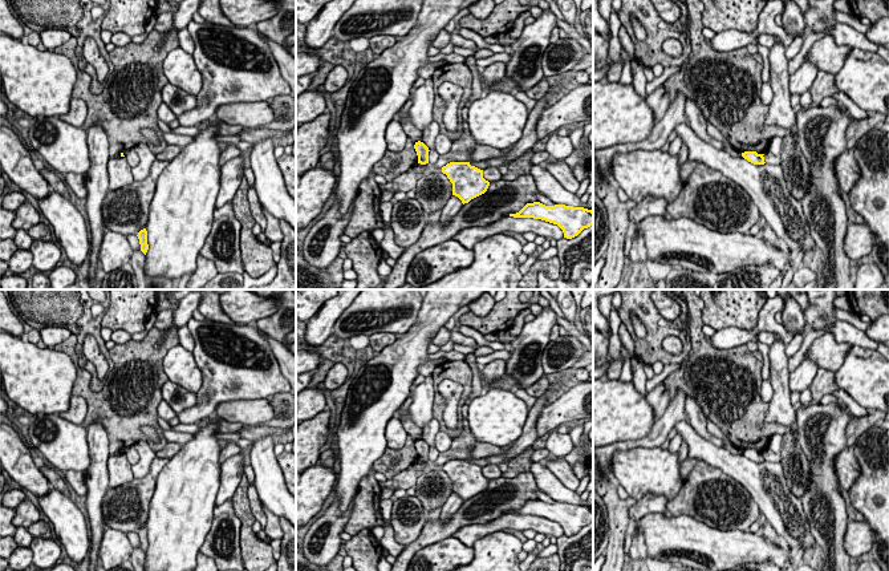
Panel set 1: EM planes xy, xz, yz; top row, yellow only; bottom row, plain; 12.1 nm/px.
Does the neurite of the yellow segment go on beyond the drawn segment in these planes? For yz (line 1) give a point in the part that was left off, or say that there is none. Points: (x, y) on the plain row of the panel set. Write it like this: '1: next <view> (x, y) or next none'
1: next none

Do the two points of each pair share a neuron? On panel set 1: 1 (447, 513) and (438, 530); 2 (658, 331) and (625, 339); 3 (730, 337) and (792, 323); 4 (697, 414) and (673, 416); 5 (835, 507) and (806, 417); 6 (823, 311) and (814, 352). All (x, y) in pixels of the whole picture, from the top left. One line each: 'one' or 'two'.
1: two
2: two
3: two
4: two
5: one
6: two

